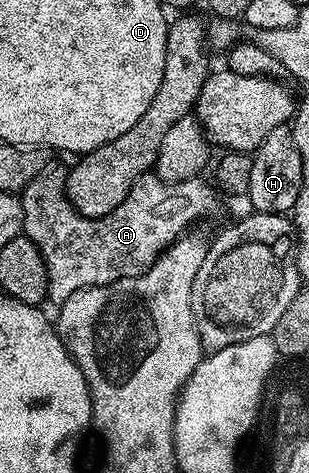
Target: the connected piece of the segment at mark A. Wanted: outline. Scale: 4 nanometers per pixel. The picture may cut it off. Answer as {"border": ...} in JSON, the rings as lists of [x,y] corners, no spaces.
{"border":[[[50,166],[41,172],[24,191],[20,192],[21,208],[23,209],[23,225],[21,230],[39,249],[43,261],[47,265],[47,299],[51,304],[60,305],[84,287],[107,285],[120,279],[135,279],[165,254],[172,243],[180,239],[190,230],[189,227],[196,219],[201,219],[213,207],[214,188],[204,183],[204,178],[184,179],[178,183],[170,183],[168,179],[161,179],[155,173],[140,175],[123,205],[119,205],[111,213],[103,217],[88,219],[83,217],[71,205],[65,192],[66,172]]]}

